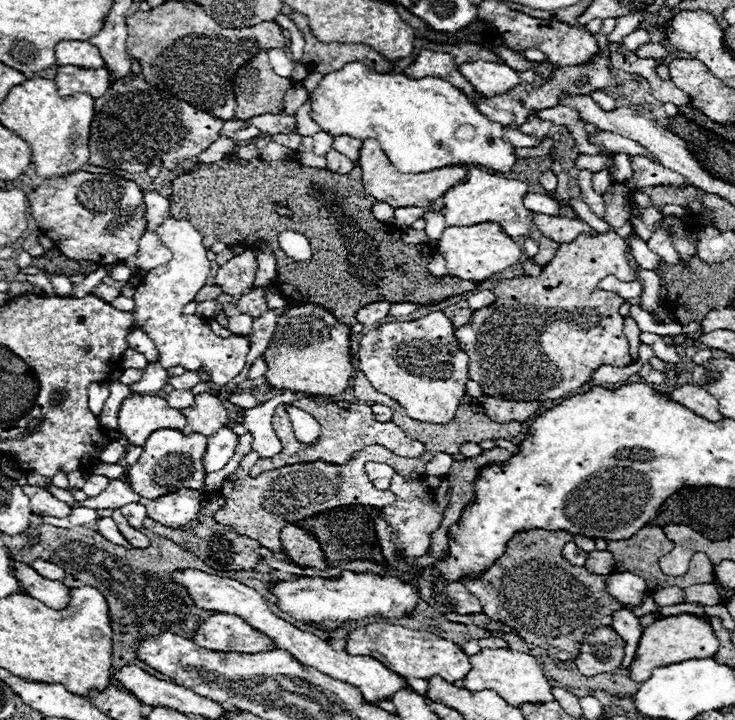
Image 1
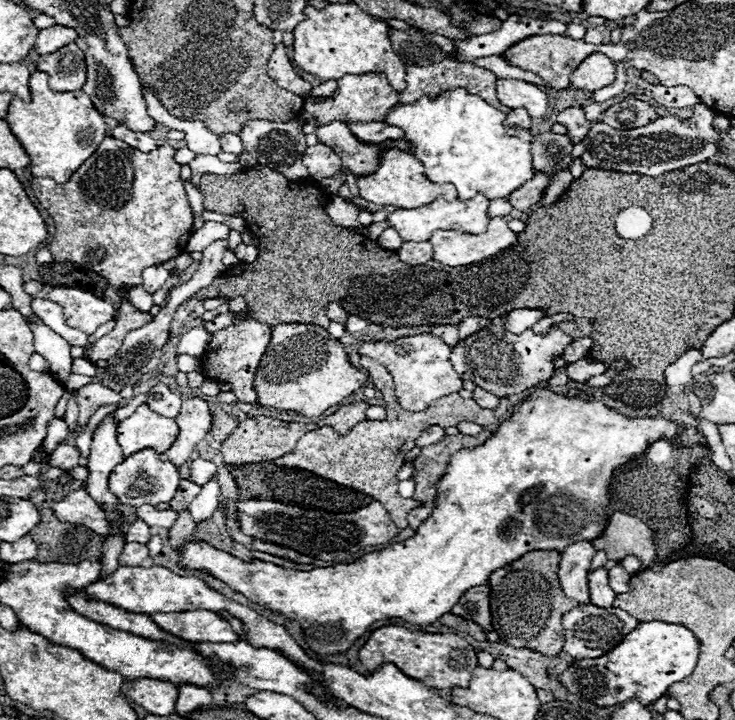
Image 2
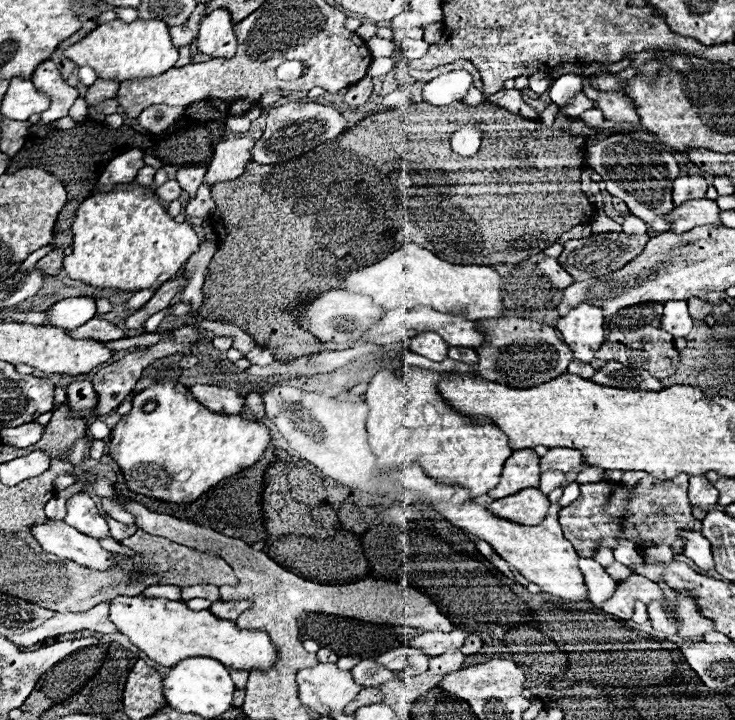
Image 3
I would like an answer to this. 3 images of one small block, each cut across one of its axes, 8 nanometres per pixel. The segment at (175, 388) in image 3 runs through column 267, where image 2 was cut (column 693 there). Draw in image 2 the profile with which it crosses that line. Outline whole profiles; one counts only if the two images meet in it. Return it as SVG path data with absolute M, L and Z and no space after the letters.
M536 390L530 398L526 398L524 402L520 402L512 414L510 420L502 422L500 428L492 434L490 440L486 440L482 446L478 448L466 448L466 450L458 450L452 458L450 464L446 468L446 474L442 476L442 480L438 482L438 494L436 494L436 504L434 504L434 512L432 516L422 522L422 526L416 530L414 538L406 540L404 544L392 544L384 550L378 552L370 552L364 554L362 558L358 558L352 564L338 564L338 566L328 566L328 568L314 568L310 572L300 572L300 570L292 570L292 568L282 568L276 566L272 562L242 562L240 558L230 556L228 552L216 550L210 544L204 542L188 542L182 546L180 550L180 564L188 566L188 568L196 568L196 570L204 570L206 574L216 576L218 580L226 582L230 588L234 588L236 592L242 592L250 602L256 602L268 610L280 612L282 616L286 616L288 620L298 620L302 624L302 630L306 634L306 642L312 650L316 650L318 654L336 654L336 652L346 652L352 642L362 636L366 632L366 628L376 622L376 620L386 620L386 618L402 618L410 624L418 624L418 626L428 626L432 622L436 622L440 616L444 616L446 612L452 610L452 606L458 602L458 598L462 596L462 592L466 592L466 588L474 588L474 584L488 584L488 576L490 572L502 568L504 564L510 564L512 560L524 556L526 552L532 550L558 550L562 552L566 546L574 544L574 542L582 542L582 540L594 540L596 536L602 534L602 530L606 528L606 506L610 504L610 482L612 482L612 474L616 468L640 458L642 454L646 454L646 450L650 448L650 444L654 444L656 440L668 440L676 446L682 448L692 448L700 444L700 434L696 428L686 428L686 430L678 430L678 426L666 418L628 418L612 408L608 408L606 404L602 404L600 400L584 400L578 396L566 398L562 394L554 394L550 390Z

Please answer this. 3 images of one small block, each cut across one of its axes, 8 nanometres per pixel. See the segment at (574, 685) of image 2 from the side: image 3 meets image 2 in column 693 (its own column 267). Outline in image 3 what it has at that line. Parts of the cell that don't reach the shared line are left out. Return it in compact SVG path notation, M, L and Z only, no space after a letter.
M118 596L110 600L110 620L132 644L144 650L160 666L174 666L184 658L214 658L236 670L272 670L278 664L278 648L262 630L240 630L230 620L216 618L210 610L194 612L182 602L146 596Z

